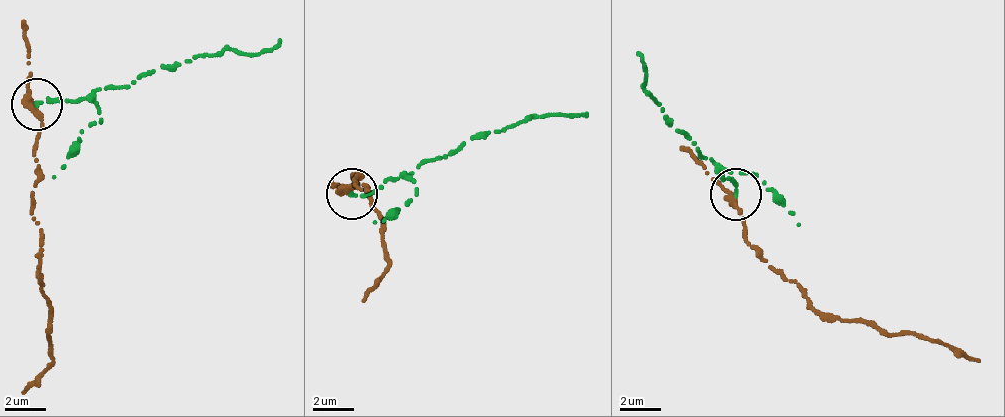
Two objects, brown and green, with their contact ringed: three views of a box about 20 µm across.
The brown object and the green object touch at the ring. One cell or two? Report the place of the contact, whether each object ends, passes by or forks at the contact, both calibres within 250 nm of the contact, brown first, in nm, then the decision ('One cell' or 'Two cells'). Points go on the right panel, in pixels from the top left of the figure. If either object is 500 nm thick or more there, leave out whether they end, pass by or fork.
Place: (736, 194). At the ring brown passes by. At the ring green ends. Thickness 340 nm (brown) against 170 nm. Two cells

